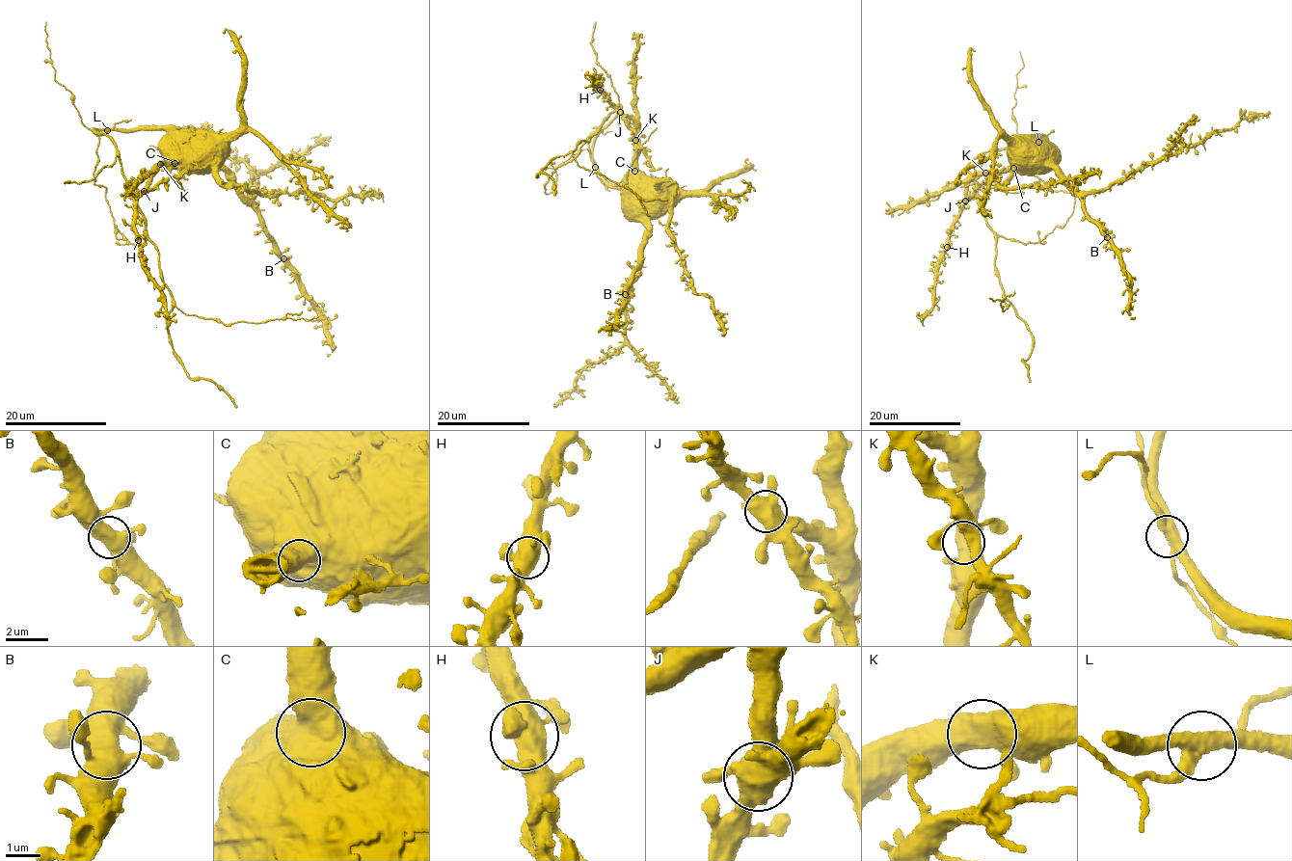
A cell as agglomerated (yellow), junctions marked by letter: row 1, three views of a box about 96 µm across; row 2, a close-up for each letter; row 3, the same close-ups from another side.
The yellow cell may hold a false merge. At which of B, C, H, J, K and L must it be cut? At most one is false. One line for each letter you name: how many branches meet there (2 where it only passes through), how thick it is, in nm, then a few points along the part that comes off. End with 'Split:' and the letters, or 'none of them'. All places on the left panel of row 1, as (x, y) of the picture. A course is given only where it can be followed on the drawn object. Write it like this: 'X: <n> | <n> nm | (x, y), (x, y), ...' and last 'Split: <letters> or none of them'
J: 3 | 650 nm | (144, 191), (172, 177), (181, 182), (180, 187), (188, 193)
Split: J

